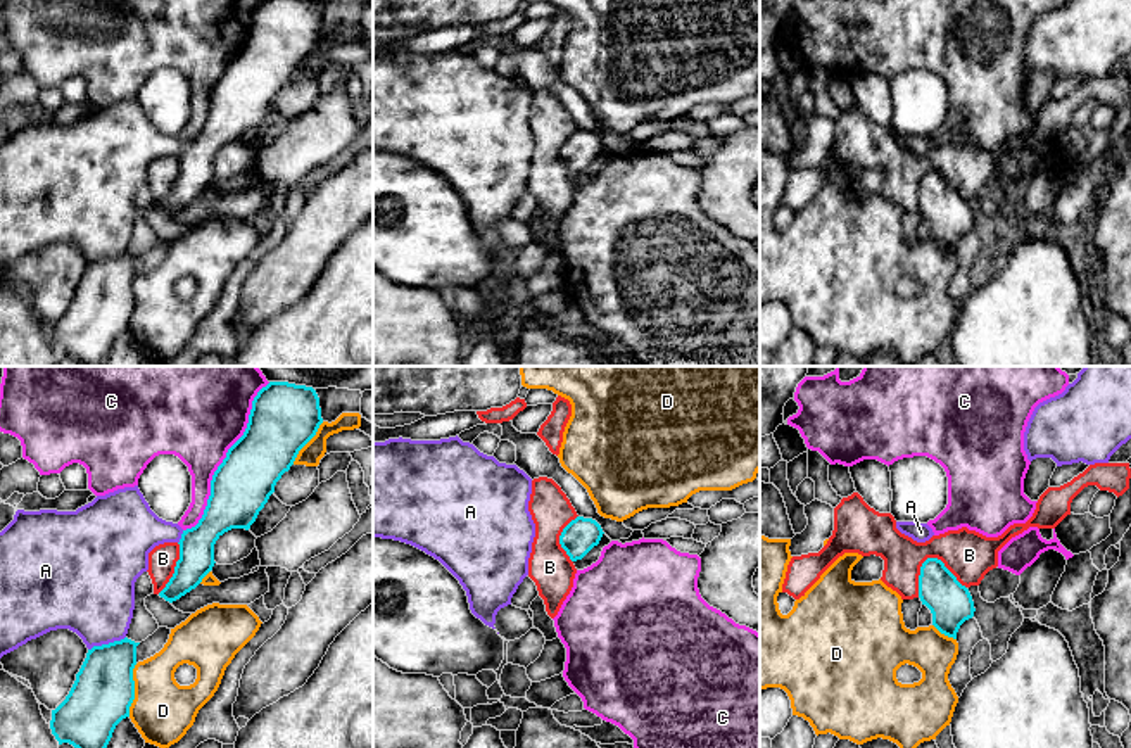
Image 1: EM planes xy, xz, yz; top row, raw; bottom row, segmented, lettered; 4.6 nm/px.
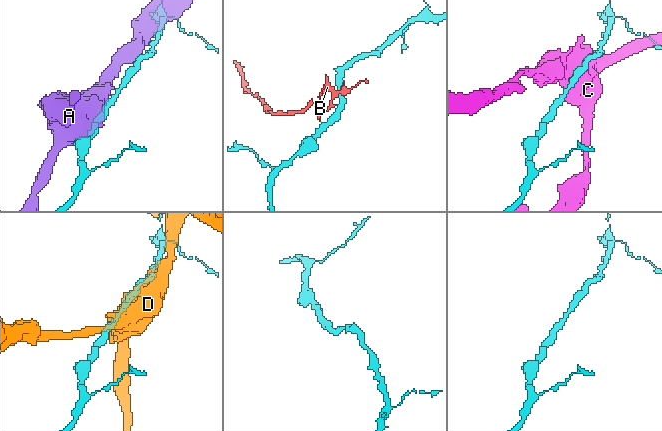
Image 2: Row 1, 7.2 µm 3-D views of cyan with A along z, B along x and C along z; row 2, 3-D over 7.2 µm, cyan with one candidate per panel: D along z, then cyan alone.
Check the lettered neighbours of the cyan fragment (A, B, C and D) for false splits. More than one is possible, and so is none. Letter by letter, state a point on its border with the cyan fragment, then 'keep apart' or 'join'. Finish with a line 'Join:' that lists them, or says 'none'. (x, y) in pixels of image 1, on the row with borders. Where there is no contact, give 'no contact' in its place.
A: xy (106, 645) | keep apart
B: yz (943, 564) | keep apart
C: xy (225, 458) | keep apart
D: xy (133, 690) | keep apart
Join: none

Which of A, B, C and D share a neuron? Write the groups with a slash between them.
A / B / C / D

